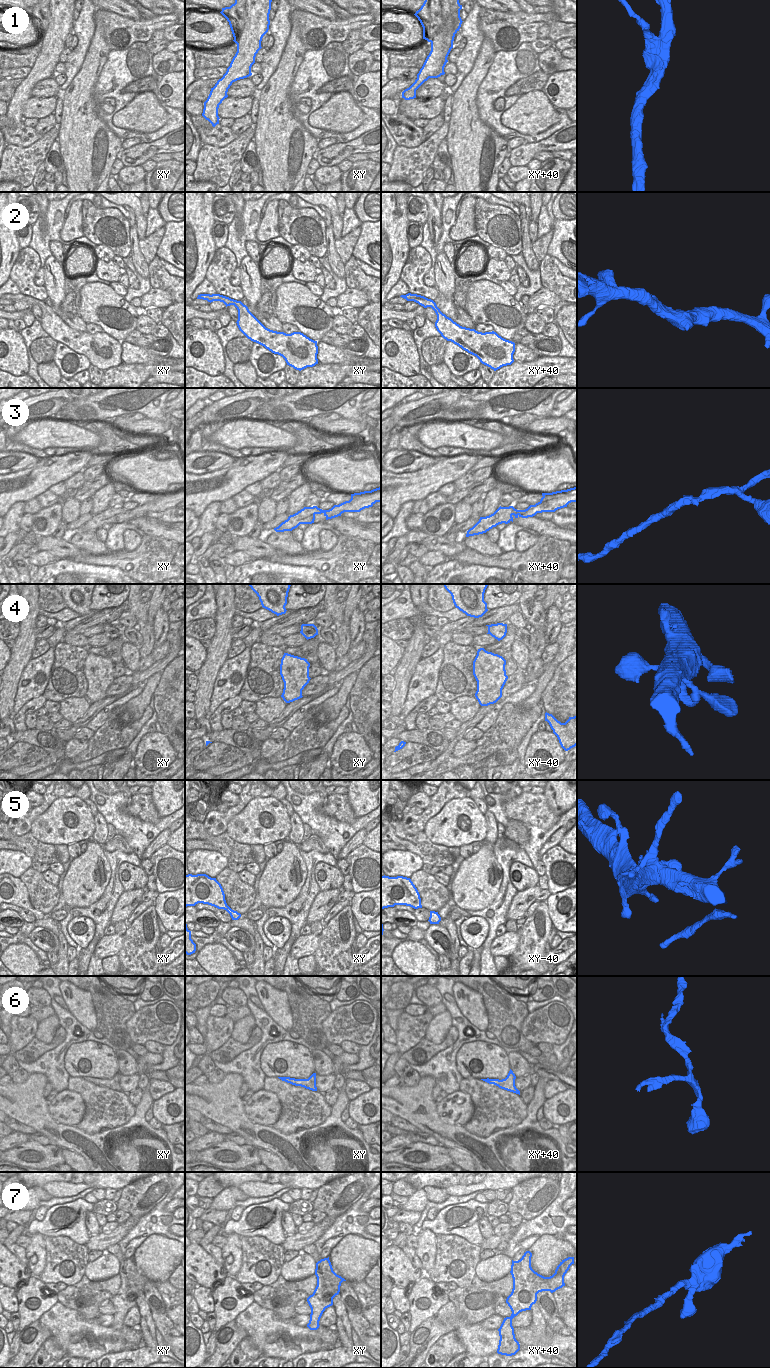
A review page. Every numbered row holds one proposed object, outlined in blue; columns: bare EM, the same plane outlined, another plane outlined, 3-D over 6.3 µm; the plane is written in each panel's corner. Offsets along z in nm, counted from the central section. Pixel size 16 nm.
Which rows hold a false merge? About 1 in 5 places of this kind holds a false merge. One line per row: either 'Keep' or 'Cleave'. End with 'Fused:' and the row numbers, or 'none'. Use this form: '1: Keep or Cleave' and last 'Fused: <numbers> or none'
1: Cleave
2: Keep
3: Keep
4: Keep
5: Keep
6: Keep
7: Keep
Fused: 1

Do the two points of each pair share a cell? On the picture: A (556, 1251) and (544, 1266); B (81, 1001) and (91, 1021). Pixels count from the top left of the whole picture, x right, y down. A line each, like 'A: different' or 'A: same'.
A: same
B: same

